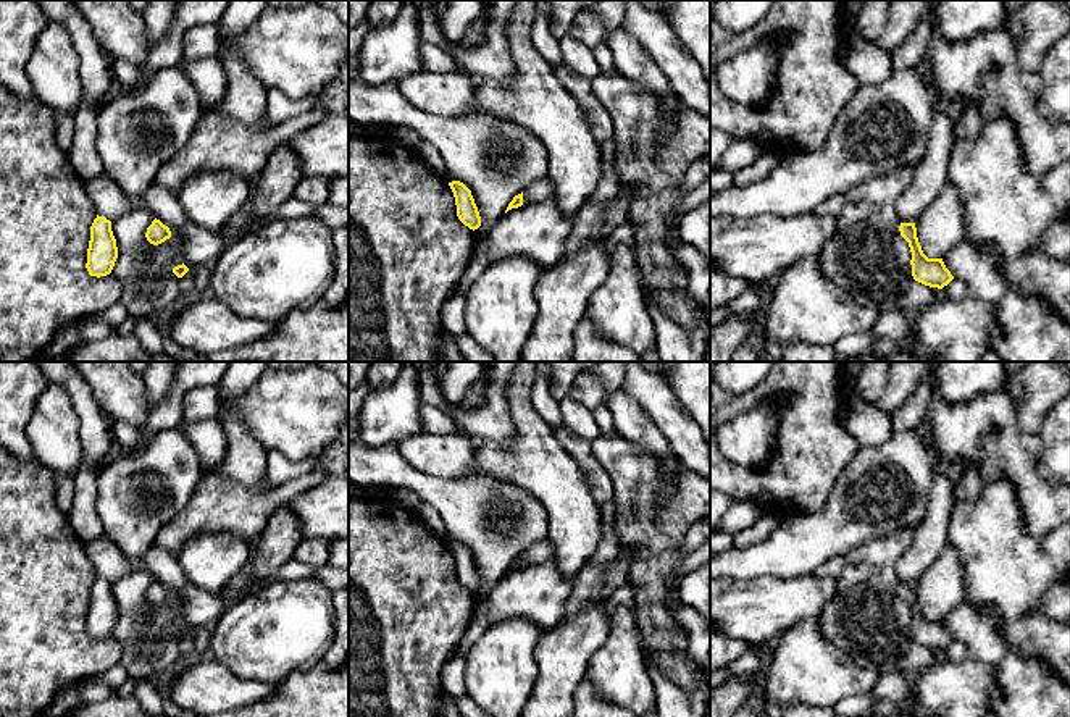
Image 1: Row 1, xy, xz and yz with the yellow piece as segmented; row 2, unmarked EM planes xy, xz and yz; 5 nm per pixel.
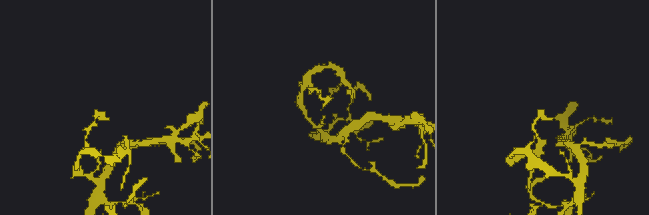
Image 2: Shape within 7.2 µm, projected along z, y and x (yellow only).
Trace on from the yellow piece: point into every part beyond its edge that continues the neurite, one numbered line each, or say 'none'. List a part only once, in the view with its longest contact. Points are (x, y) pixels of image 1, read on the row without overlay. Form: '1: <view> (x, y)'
none

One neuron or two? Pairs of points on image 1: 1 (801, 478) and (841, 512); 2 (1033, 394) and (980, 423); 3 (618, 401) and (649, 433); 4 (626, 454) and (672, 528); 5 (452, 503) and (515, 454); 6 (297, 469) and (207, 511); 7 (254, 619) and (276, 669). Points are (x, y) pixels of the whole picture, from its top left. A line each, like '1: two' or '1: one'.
1: two
2: two
3: one
4: one
5: two
6: two
7: one

